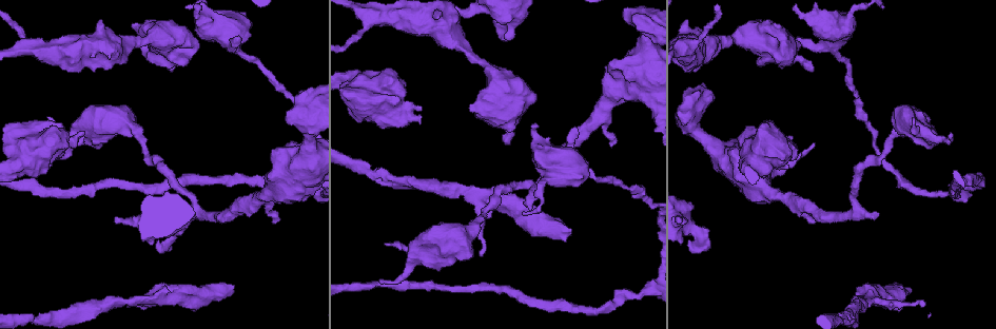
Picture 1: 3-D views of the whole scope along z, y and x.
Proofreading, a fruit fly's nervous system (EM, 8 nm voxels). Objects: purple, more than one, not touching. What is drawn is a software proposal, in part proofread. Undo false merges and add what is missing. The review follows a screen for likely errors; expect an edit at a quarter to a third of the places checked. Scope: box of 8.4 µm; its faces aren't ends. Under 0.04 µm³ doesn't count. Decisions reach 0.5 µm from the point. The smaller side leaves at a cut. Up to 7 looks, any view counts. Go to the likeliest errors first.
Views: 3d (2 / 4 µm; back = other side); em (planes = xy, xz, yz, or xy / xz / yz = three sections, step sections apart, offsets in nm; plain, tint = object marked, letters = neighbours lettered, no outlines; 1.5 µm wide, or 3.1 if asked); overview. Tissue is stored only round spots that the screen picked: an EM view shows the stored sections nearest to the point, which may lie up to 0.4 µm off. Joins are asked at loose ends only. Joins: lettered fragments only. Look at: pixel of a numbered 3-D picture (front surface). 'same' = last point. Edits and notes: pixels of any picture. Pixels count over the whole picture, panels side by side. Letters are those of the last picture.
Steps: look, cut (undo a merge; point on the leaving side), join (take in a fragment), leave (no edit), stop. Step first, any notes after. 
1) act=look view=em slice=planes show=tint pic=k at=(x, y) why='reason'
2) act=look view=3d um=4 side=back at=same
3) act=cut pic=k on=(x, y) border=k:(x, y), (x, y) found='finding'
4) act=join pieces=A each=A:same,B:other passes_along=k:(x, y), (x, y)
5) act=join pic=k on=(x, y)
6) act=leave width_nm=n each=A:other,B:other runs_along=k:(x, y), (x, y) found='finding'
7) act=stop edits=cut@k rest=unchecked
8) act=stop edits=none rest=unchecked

act=look view=3d um=4 side=back pic=1 at=(565, 240) why='an open end'

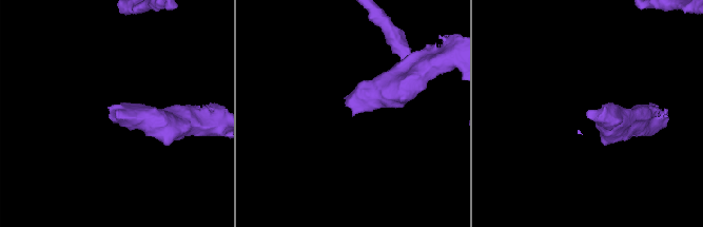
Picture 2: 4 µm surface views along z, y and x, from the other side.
act=look view=em slice=xy step=8 show=letters pic=2 at=(588, 111)

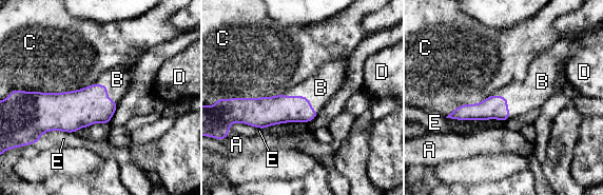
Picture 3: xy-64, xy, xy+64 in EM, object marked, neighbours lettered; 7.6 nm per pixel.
act=join pieces=B each=A:other,B:same,C:other,D:other,E:other found='it goes on there'

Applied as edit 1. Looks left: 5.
act=look view=em slice=xy step=4 show=tint pic=1 at=(790, 136) why='free end'

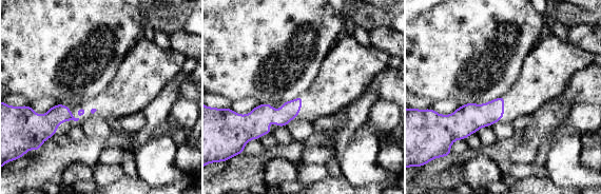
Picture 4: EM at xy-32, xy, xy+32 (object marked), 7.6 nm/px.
act=look view=em slice=planes show=letters at=same

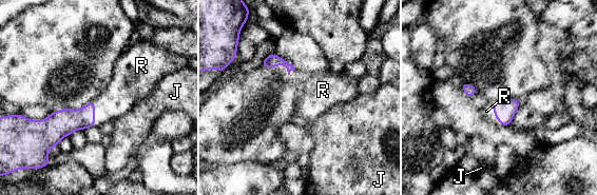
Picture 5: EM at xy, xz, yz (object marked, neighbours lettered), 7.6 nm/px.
act=join pieces=R each=J:other,R:same found='it goes on there'

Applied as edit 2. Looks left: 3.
act=look view=em slice=xy step=4 show=letters pic=1 at=(378, 279) why='an open end'

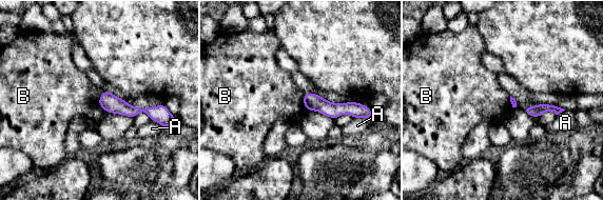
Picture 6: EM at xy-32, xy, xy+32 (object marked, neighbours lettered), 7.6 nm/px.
act=leave longest_contact=B:140nm each=A:other,B:other found='no lettered fragment goes on from it'

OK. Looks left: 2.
act=stop edits=join@3,join@5 rest=unchecked

